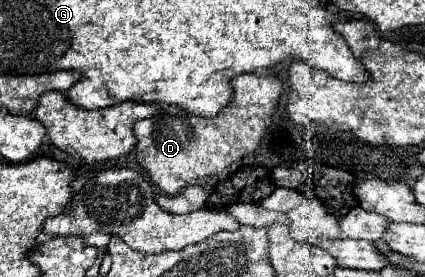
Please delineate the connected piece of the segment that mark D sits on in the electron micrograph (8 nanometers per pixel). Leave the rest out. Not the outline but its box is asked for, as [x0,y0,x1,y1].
[136,73,284,195]

